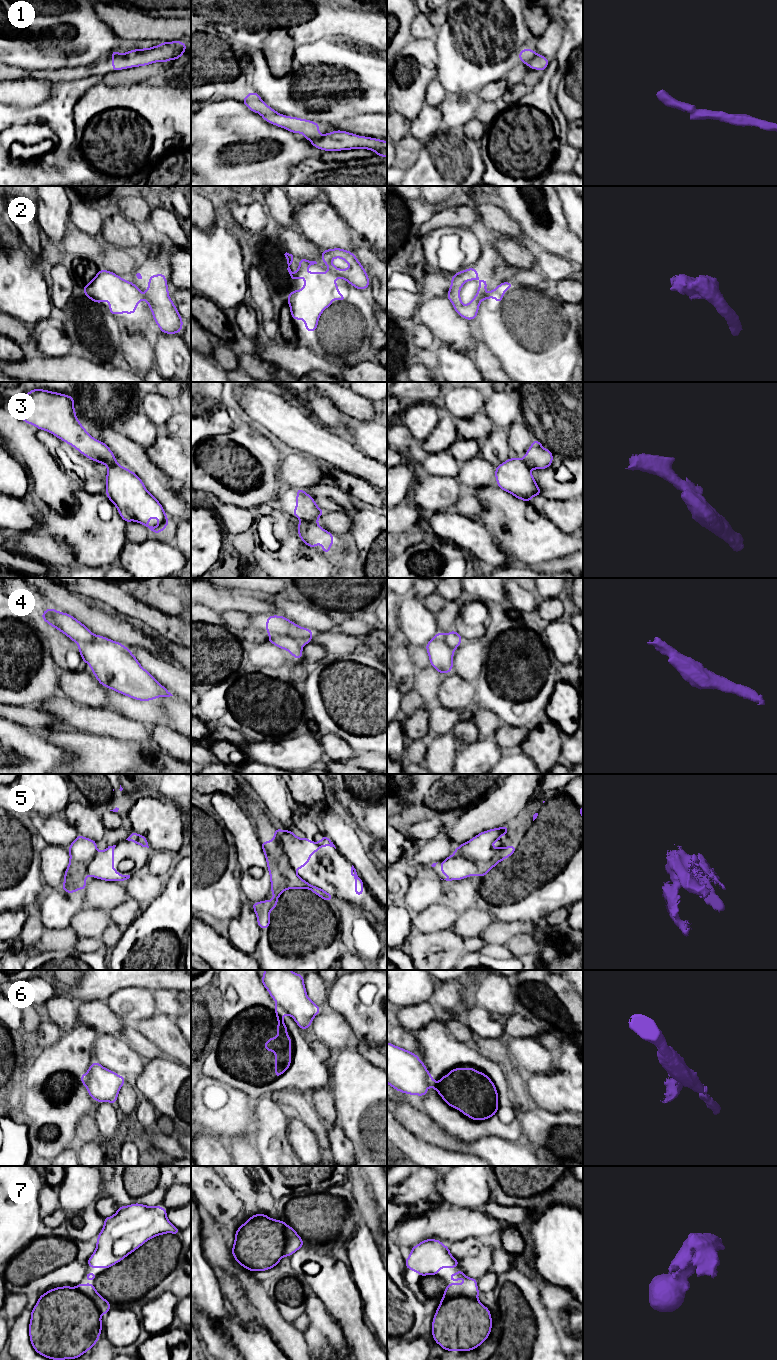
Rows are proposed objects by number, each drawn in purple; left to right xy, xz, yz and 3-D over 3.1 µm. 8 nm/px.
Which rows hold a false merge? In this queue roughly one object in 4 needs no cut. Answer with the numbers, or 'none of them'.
1, 2, 3, 4, 5, 6, 7

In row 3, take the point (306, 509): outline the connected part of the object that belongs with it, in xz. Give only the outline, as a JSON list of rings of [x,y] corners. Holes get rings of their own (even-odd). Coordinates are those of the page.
[[[296,488],[296,490],[296,508],[292,514],[302,521],[317,523],[318,519],[325,511],[321,510],[313,497],[303,489]]]

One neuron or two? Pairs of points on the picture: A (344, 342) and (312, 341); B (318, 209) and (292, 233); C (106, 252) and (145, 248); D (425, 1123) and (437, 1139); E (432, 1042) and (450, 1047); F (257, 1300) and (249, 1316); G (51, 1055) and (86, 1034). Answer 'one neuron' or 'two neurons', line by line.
A: one neuron
B: two neurons
C: two neurons
D: one neuron
E: one neuron
F: two neurons
G: one neuron

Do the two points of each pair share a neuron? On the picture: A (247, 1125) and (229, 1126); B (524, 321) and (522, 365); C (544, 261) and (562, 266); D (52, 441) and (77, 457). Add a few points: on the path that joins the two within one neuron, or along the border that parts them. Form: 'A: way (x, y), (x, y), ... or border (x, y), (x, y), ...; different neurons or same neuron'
A: way (243, 1126), (233, 1126); same neuron
B: way (524, 332), (524, 354); same neuron
C: way (548, 263), (552, 266), (558, 266); same neuron
D: way (58, 444), (65, 446), (71, 452); same neuron

